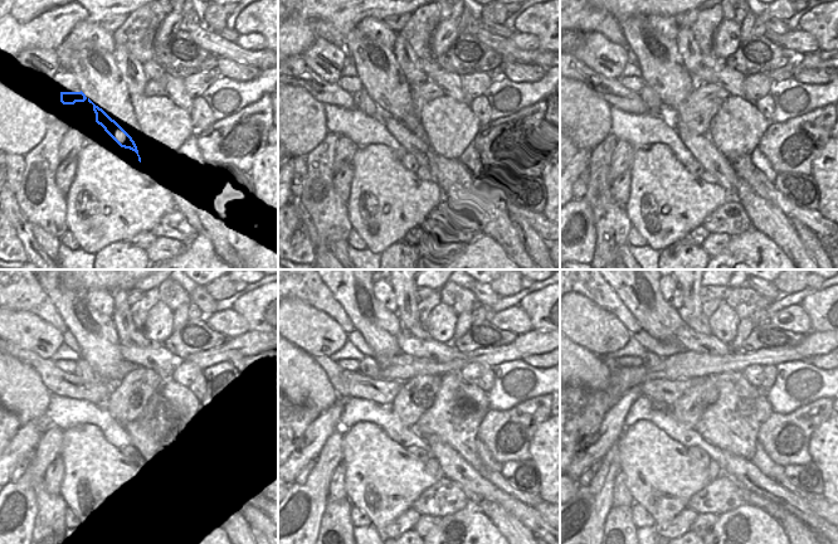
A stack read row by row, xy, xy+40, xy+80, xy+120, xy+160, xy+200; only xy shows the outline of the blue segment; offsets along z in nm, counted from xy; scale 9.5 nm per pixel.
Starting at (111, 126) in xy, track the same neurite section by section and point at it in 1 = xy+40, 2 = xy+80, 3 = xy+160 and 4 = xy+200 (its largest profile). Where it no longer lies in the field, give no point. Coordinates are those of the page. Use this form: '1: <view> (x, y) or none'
1: xy+40 (419, 149)
2: xy+80 (701, 146)
3: xy+160 (452, 465)
4: xy+200 (743, 471)

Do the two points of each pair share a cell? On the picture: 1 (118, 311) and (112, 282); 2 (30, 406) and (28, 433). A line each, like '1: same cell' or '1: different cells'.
1: different cells
2: different cells

